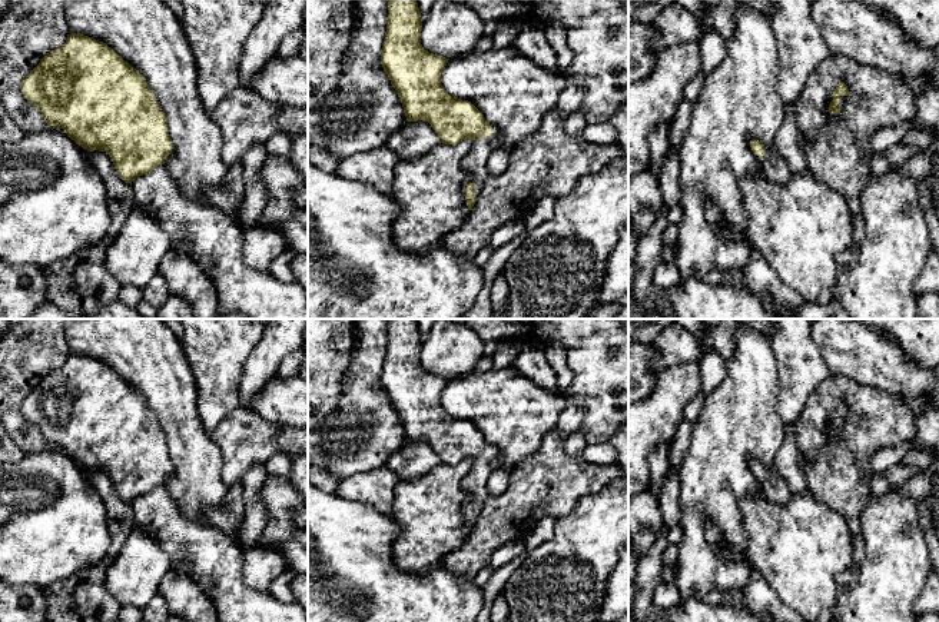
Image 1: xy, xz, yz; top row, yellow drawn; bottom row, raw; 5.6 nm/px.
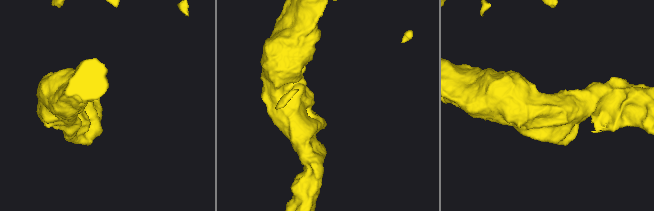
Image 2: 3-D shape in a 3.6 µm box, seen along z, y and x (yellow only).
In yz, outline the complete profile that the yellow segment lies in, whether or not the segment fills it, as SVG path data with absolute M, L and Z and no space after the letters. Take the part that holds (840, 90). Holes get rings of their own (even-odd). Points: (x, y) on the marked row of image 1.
M840 82L833 92L833 100L829 104L829 113L830 114L839 114L840 113L839 99L843 97L843 96L847 96L847 94L849 94L847 86L843 82Z

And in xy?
M70 33L62 47L47 53L26 76L21 93L50 127L62 127L87 152L106 152L126 183L165 164L173 149L166 116L146 79L93 37Z

